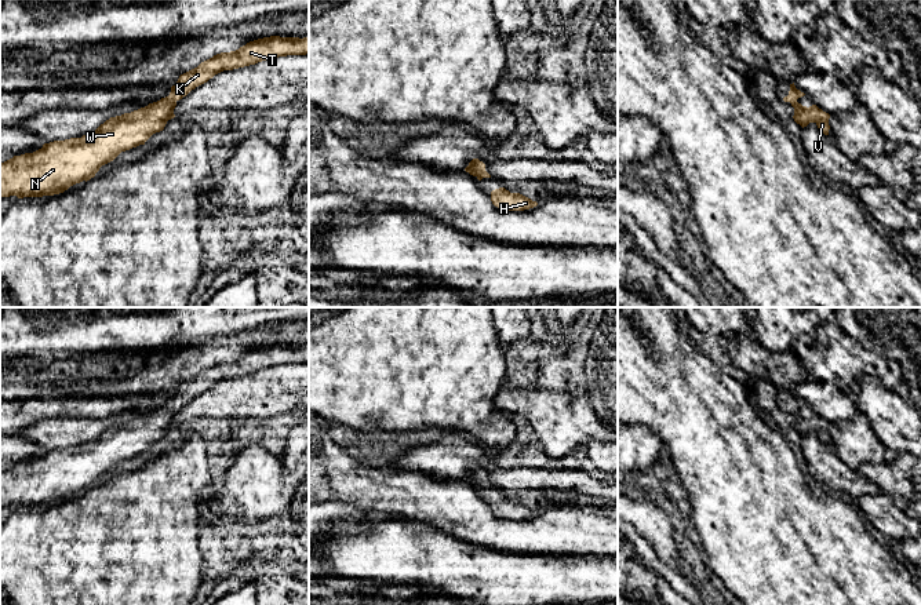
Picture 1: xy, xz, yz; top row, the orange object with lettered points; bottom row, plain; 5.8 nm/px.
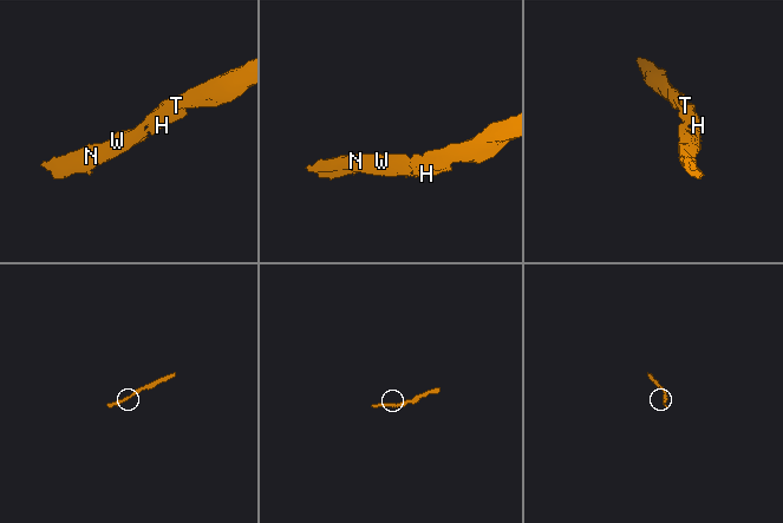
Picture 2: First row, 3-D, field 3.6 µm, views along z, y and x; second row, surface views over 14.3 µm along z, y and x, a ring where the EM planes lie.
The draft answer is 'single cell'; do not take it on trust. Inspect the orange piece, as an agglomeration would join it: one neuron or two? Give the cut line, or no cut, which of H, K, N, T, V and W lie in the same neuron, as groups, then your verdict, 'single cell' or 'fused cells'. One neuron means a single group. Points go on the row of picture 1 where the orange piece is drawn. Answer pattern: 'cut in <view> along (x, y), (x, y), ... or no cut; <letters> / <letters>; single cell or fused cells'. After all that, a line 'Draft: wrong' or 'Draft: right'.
no cut; H K N T V W; single cell
Draft: right

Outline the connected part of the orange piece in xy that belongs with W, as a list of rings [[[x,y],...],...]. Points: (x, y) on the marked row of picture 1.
[[[270,36],[247,43],[236,51],[221,52],[179,76],[168,96],[145,107],[110,117],[81,138],[44,143],[33,153],[14,156],[0,164],[0,198],[43,197],[63,193],[95,176],[99,168],[121,152],[145,142],[174,119],[176,102],[223,70],[233,70],[287,55],[309,54],[309,36]]]

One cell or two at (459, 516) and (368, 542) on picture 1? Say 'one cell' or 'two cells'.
two cells

